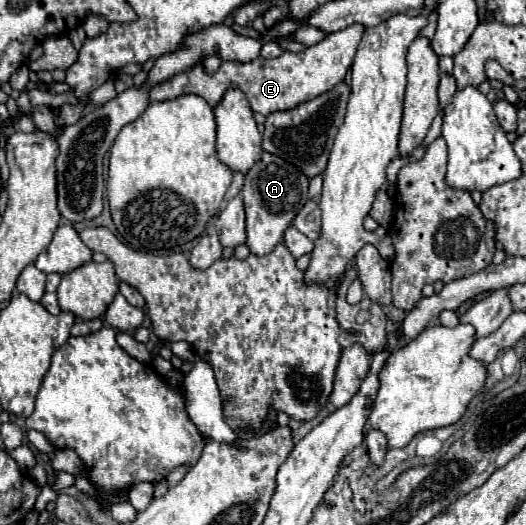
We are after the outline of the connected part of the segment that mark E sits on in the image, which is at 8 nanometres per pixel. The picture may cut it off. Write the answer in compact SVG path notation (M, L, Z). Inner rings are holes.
M354 23L354 25L350 25L338 33L326 35L320 43L306 47L300 53L284 51L280 57L270 59L270 61L266 61L262 57L258 57L250 63L222 61L220 69L212 75L204 69L202 63L198 63L190 71L178 73L174 77L154 85L148 91L148 95L150 95L150 101L164 101L164 99L180 97L184 93L194 93L194 95L204 97L212 107L216 107L216 103L222 99L228 85L234 83L248 97L252 111L258 111L262 115L270 115L274 111L286 111L286 109L296 107L298 103L304 103L308 99L314 99L314 97L330 91L334 85L344 81L344 77L352 65L356 47L360 43L362 31L364 31L364 27L360 23Z

